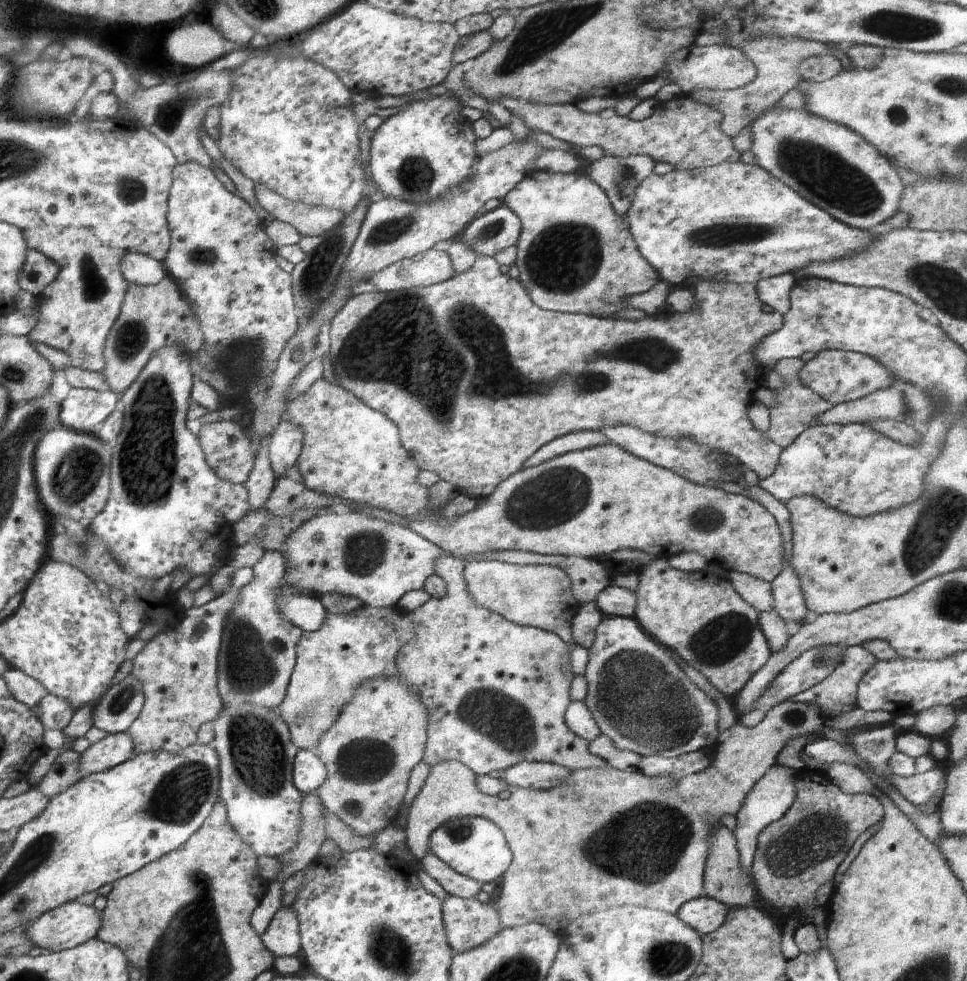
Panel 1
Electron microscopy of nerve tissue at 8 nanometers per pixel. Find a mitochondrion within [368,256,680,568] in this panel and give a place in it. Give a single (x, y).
(546, 501)

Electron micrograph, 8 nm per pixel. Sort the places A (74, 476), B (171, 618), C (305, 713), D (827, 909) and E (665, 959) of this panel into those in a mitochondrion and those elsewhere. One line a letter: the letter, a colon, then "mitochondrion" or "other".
A: mitochondrion
B: other
C: mitochondrion
D: other
E: mitochondrion

